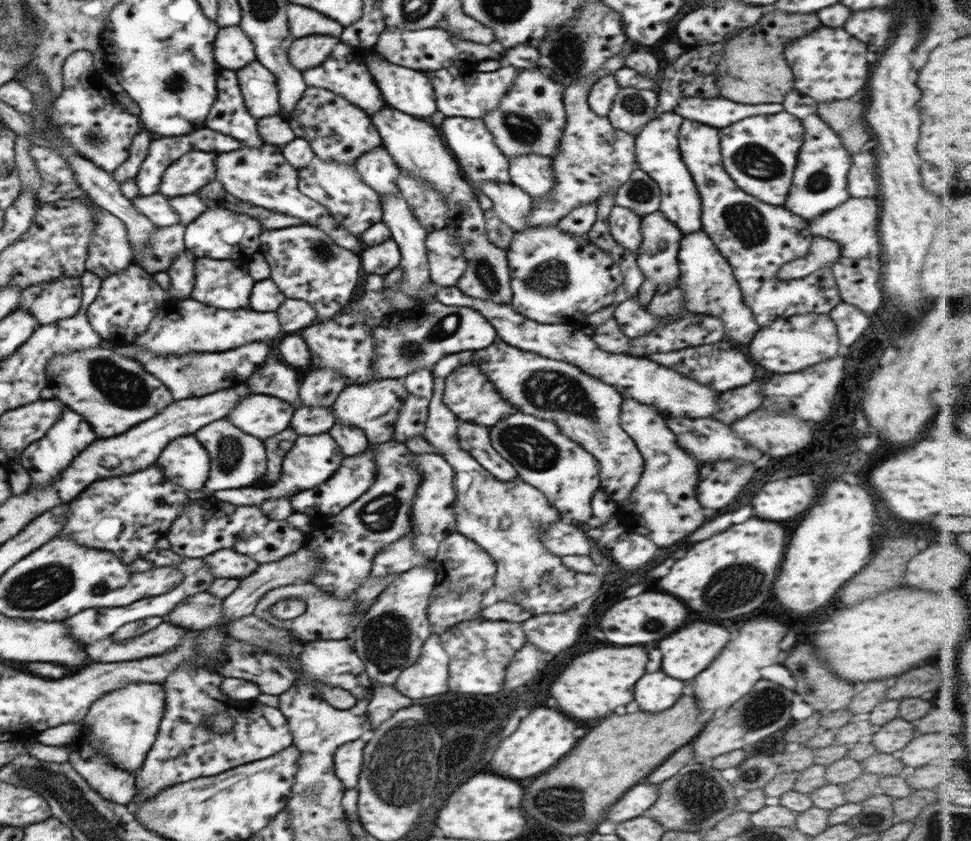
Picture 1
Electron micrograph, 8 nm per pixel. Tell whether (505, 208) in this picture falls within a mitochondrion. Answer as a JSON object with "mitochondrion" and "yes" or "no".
{"mitochondrion":"no"}

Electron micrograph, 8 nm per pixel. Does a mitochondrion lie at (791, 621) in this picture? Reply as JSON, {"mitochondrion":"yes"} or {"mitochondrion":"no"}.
{"mitochondrion":"no"}

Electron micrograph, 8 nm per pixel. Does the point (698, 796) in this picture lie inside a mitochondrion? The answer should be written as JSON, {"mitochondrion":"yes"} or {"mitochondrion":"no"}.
{"mitochondrion":"yes"}

